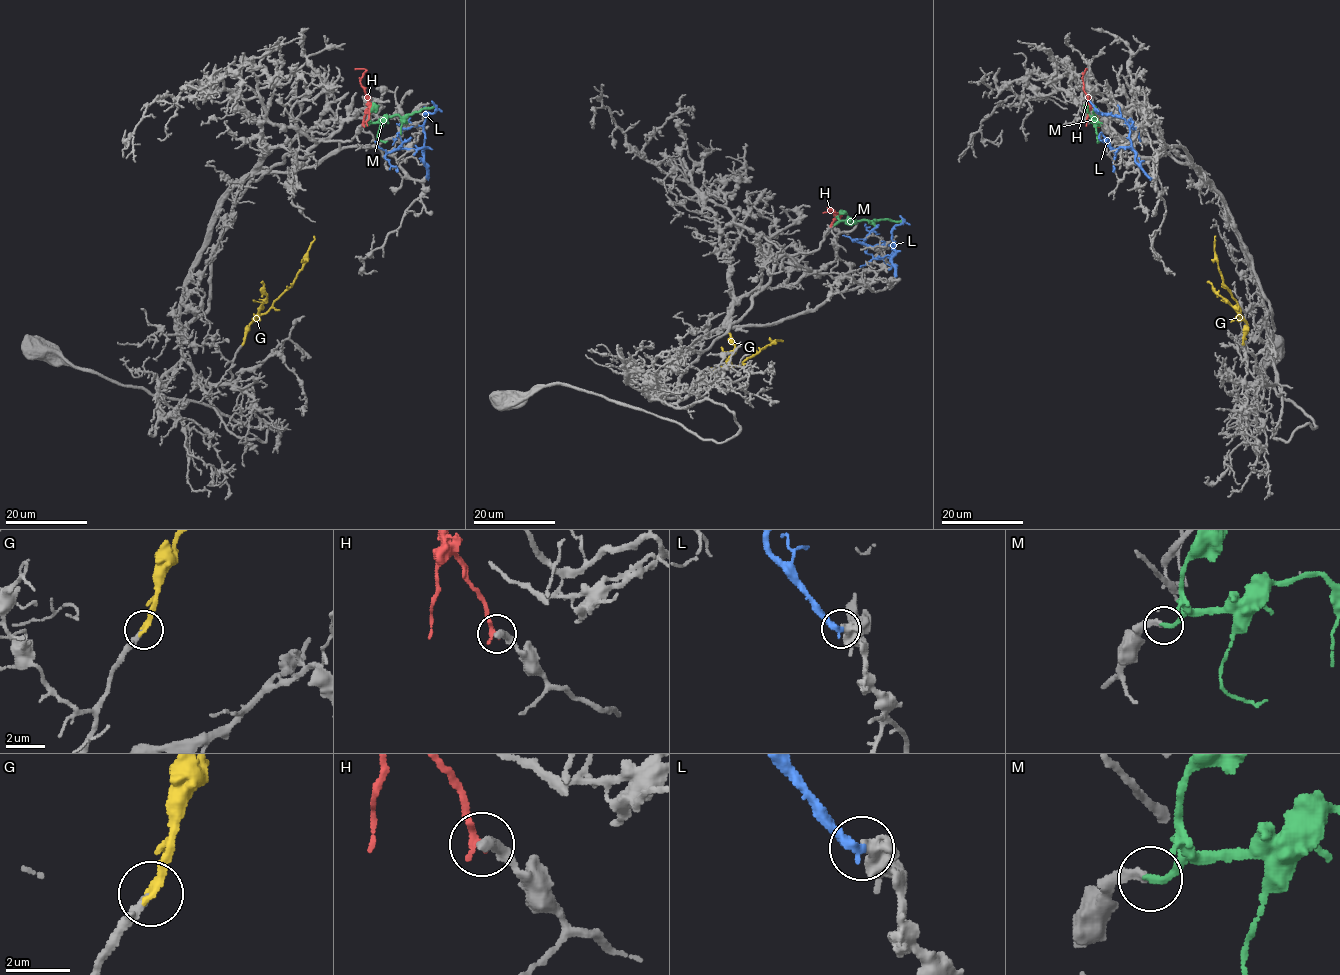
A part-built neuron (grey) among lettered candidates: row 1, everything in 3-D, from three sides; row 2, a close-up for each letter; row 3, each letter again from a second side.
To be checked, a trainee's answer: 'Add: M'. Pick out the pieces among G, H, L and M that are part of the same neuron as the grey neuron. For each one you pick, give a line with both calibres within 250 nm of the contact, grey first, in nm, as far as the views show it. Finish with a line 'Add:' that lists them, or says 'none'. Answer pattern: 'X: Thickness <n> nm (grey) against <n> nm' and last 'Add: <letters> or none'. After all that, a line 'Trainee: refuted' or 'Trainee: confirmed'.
M: Thickness 260 nm (grey) against 240 nm
Add: M
Trainee: confirmed

